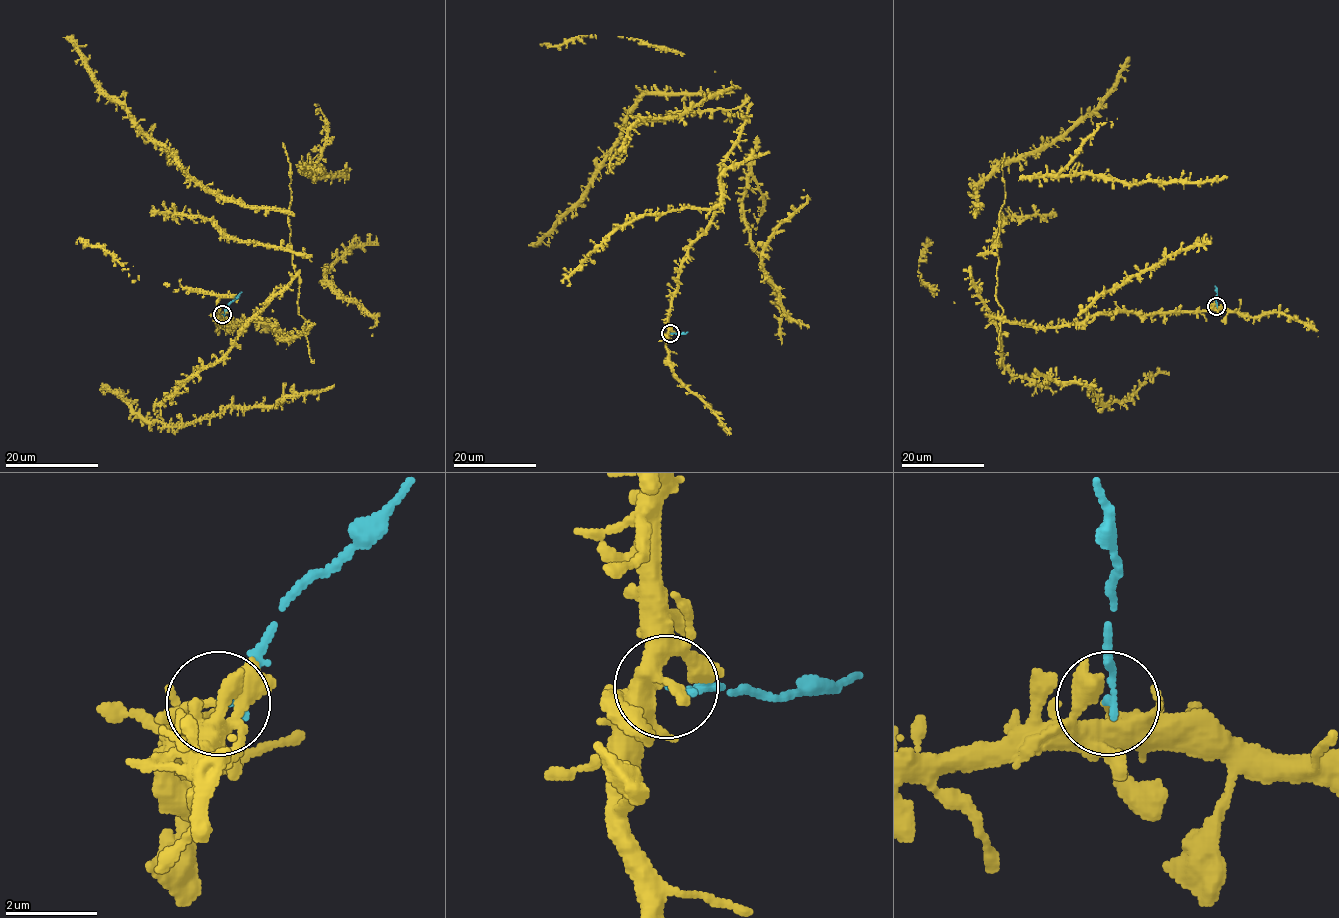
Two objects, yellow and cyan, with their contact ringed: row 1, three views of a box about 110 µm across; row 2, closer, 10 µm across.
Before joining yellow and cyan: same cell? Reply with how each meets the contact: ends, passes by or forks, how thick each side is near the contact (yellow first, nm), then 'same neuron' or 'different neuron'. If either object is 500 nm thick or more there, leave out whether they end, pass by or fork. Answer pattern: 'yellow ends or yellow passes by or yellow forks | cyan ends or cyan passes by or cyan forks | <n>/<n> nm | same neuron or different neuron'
yellow ends | cyan ends | 160/160 nm | different neuron

